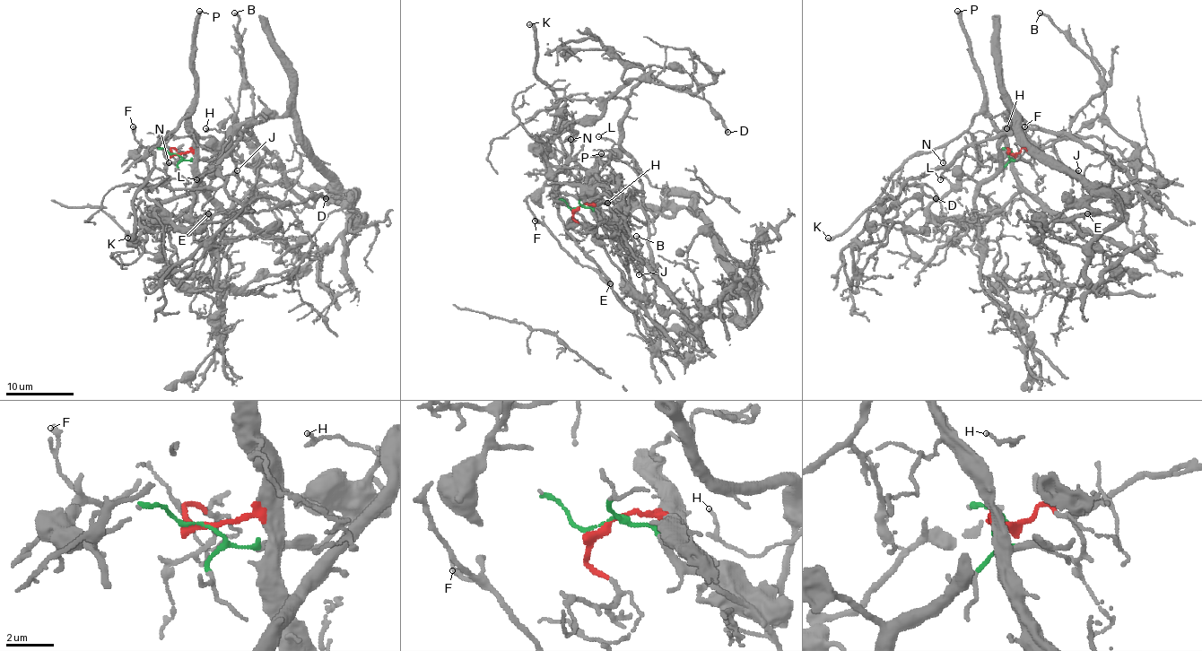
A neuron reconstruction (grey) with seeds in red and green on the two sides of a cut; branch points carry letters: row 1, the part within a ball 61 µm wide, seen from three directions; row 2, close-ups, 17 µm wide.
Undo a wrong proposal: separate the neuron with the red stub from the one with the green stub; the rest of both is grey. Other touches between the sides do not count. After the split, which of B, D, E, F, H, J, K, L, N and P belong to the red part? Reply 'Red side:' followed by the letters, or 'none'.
Red side: K, N, P

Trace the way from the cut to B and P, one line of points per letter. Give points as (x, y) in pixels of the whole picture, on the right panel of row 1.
B: (1011, 153), (1011, 160), (1028, 160), (1066, 138), (1068, 123), (1102, 89), (1097, 66), (1040, 13)
P: (1011, 154), (1007, 153), (1005, 134), (988, 112), (984, 83), (972, 56), (971, 39), (957, 11)

